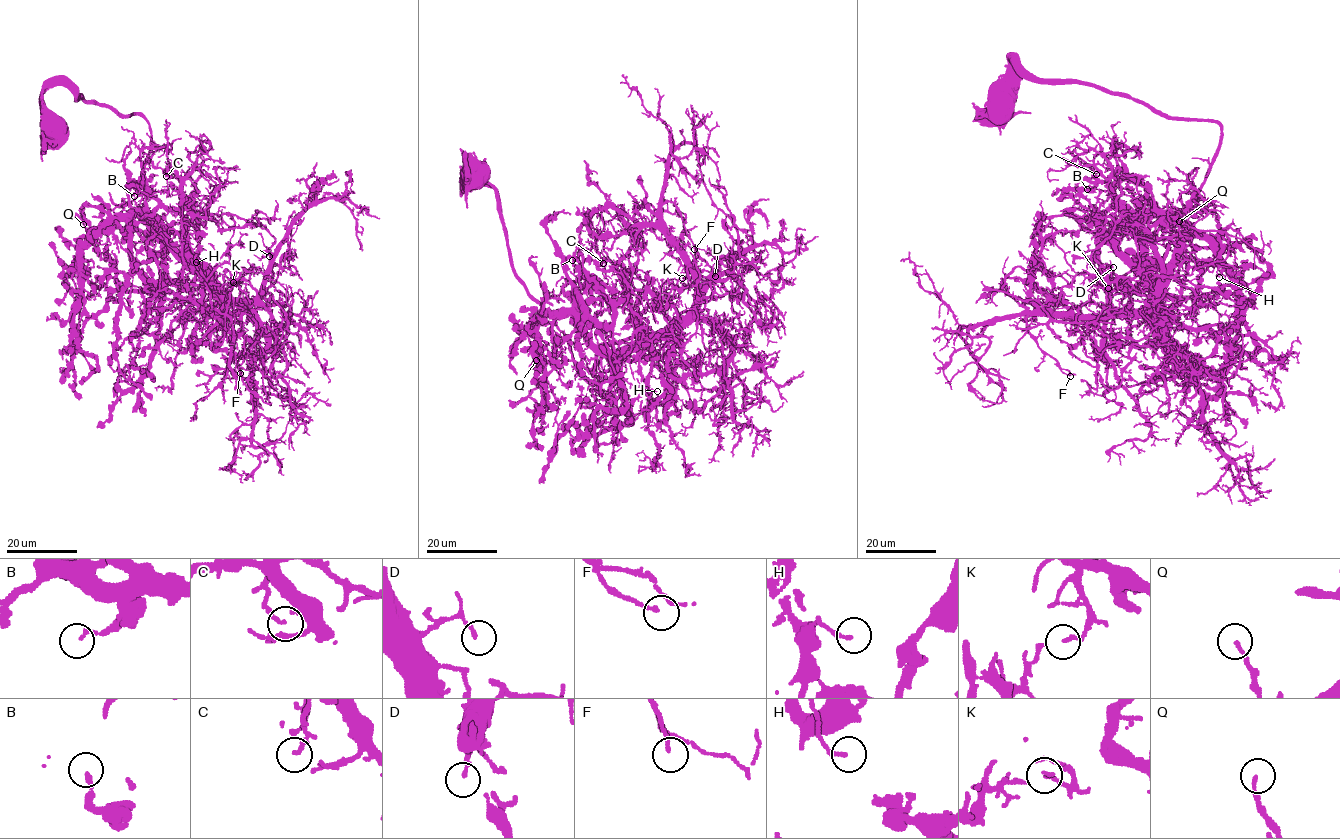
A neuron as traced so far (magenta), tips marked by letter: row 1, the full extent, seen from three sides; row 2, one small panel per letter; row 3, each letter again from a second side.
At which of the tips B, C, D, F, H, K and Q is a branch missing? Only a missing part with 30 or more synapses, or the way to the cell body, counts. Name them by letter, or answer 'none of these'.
Q

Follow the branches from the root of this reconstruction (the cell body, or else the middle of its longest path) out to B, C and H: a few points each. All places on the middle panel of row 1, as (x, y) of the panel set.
B: (478, 170), (461, 181), (495, 189), (515, 276), (596, 384), (598, 348), (633, 336), (634, 319), (572, 260)
C: (478, 170), (461, 181), (495, 189), (515, 276), (596, 384), (599, 346), (636, 332), (623, 279), (603, 263)
H: (478, 170), (461, 181), (495, 189), (513, 273), (589, 383), (598, 351), (678, 330), (652, 363), (657, 391)

